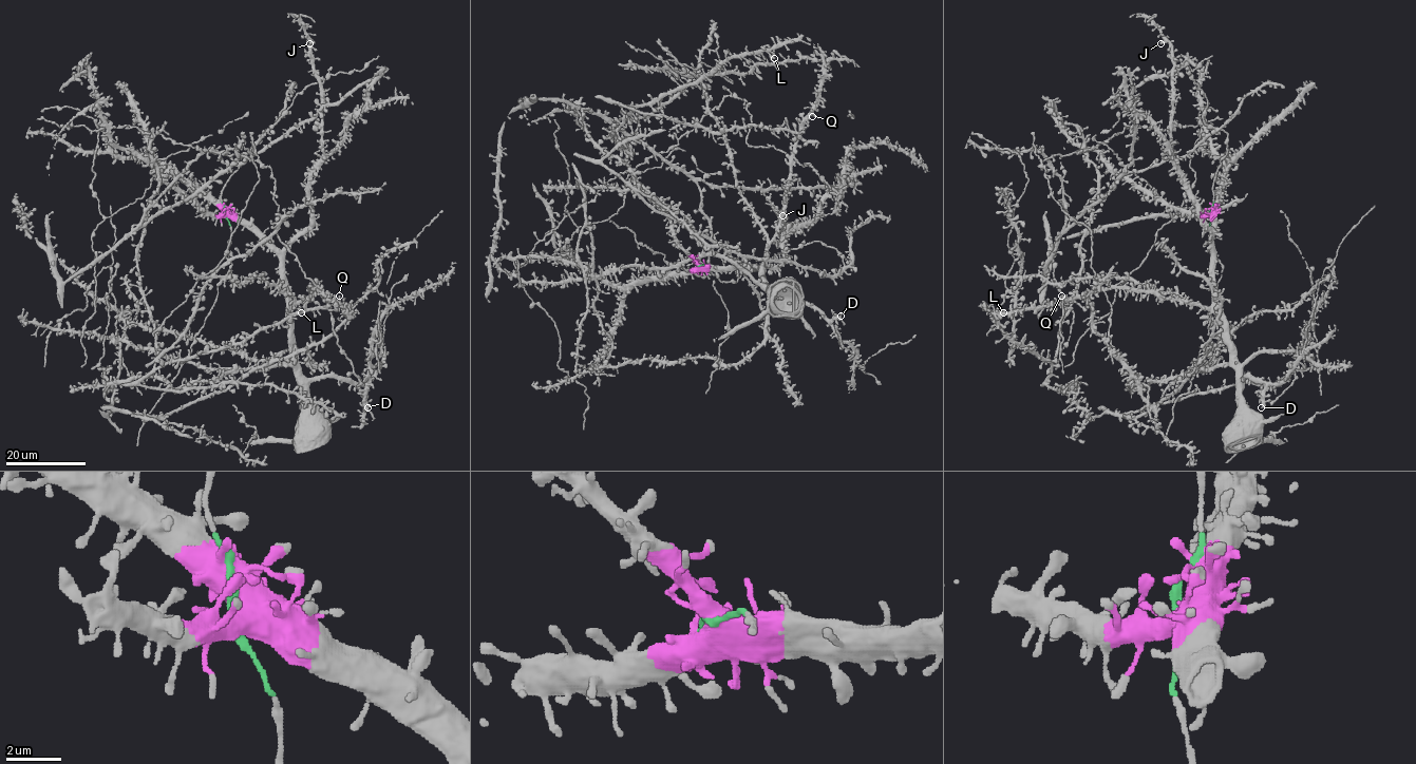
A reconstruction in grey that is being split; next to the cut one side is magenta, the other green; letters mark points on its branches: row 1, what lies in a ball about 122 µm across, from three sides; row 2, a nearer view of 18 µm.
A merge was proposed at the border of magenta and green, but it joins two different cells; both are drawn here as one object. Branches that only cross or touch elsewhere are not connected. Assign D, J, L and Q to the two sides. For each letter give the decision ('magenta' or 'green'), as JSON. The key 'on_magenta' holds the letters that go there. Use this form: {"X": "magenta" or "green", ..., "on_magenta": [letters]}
{"D": "magenta", "J": "magenta", "L": "green", "Q": "magenta", "on_magenta": ["D", "J", "Q"]}

